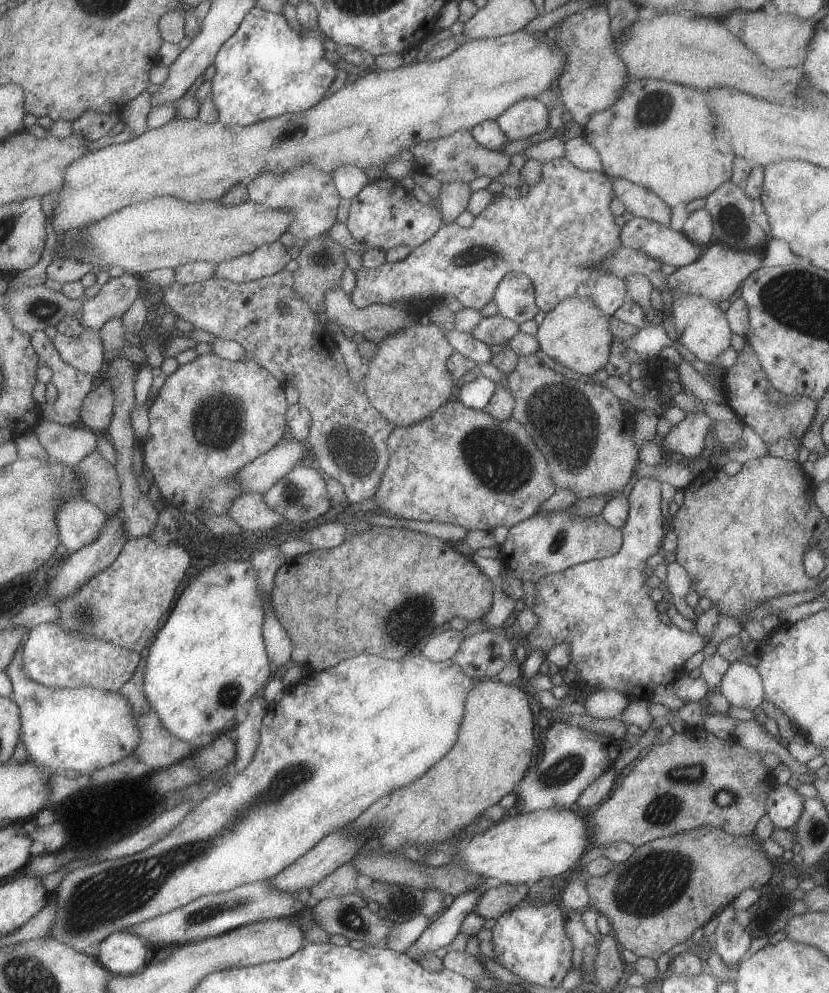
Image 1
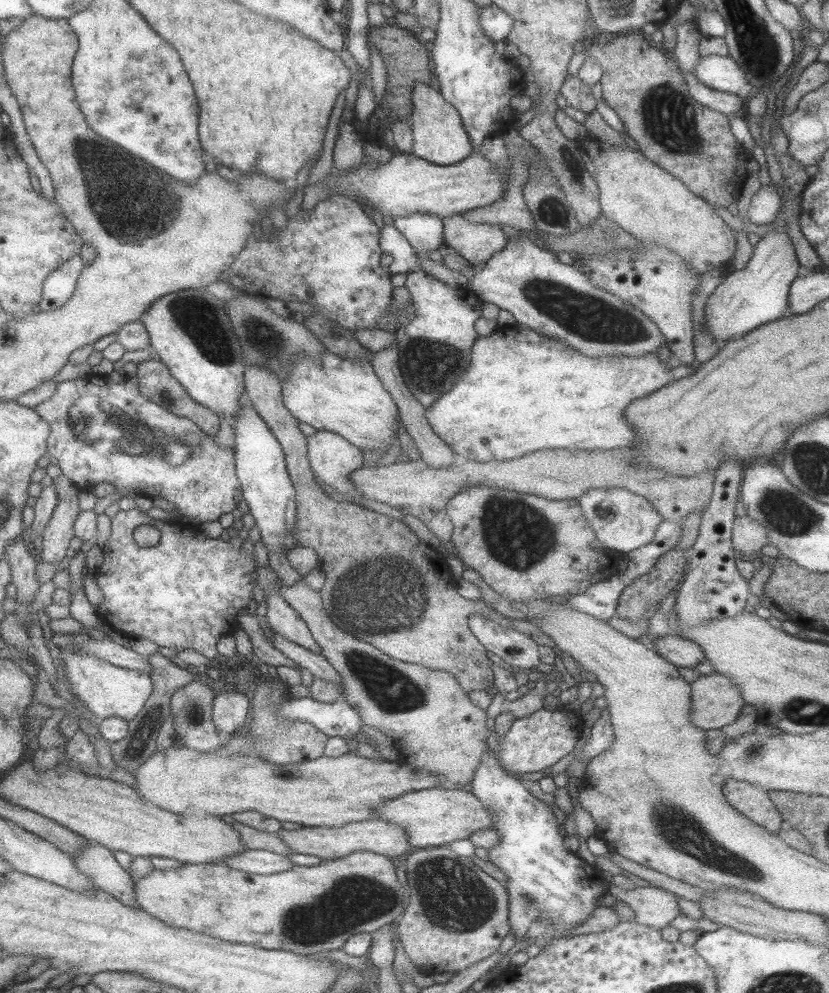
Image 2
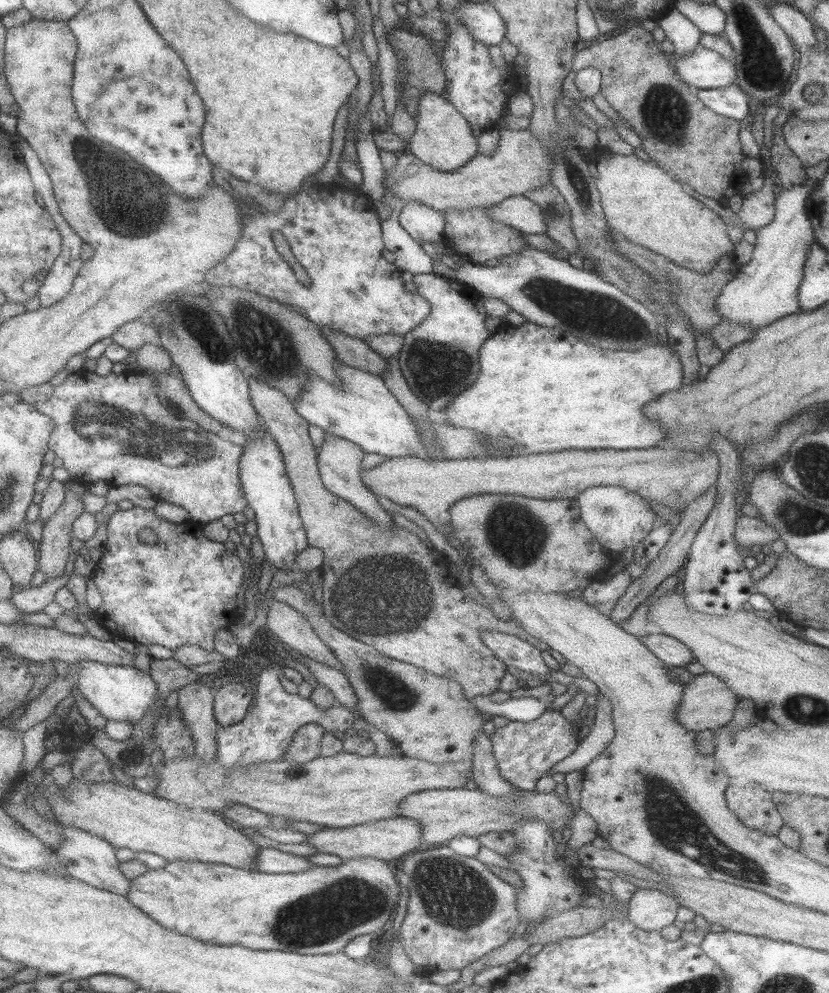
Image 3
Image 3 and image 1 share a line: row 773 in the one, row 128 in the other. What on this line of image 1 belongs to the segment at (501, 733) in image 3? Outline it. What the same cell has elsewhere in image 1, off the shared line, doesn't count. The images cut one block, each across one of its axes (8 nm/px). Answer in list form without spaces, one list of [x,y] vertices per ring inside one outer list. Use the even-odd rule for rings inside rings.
[[[522,98],[510,104],[496,122],[510,141],[528,140],[549,125],[548,108],[536,98]]]

